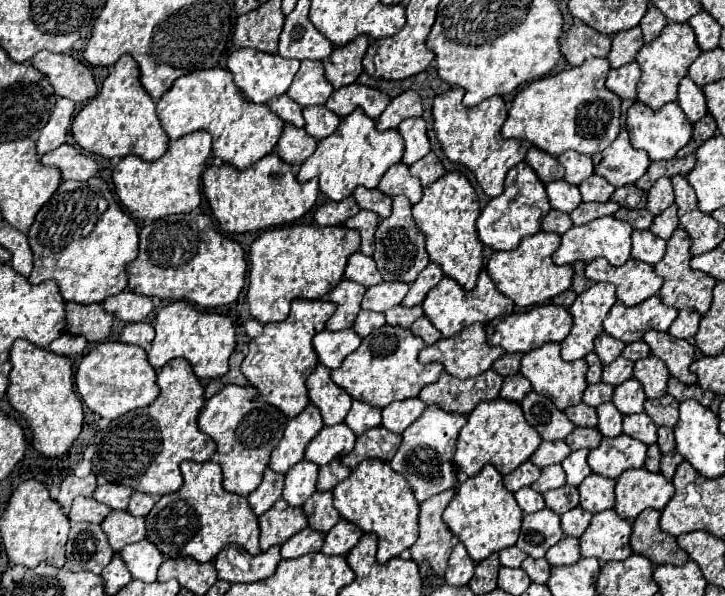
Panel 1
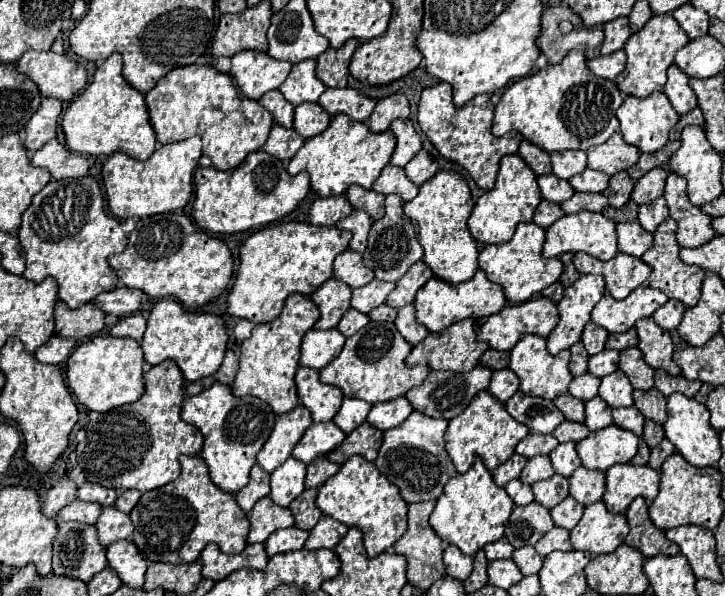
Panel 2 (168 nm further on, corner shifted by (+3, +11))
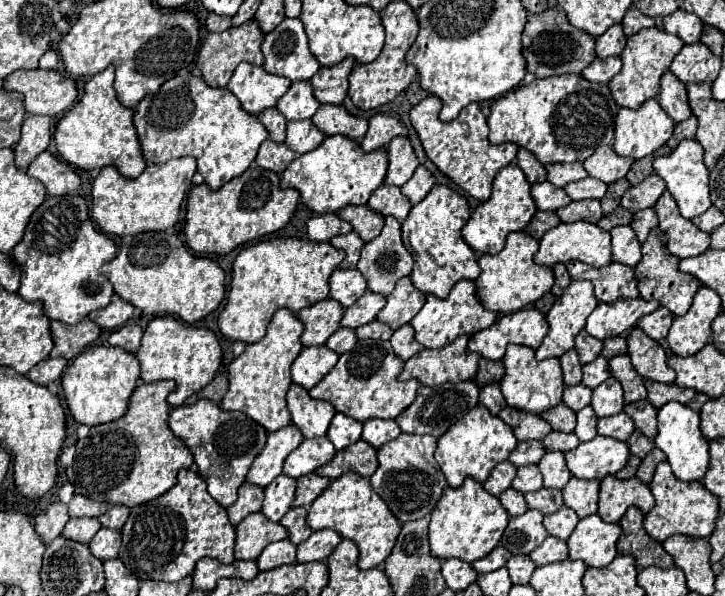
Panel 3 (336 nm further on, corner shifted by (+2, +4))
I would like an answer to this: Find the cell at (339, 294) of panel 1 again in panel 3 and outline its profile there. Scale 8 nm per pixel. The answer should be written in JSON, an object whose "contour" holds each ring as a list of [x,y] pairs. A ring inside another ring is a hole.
{"contour":[[[324,299],[316,305],[310,305],[298,313],[298,319],[304,325],[300,341],[304,347],[324,345],[326,339],[340,327],[344,309],[334,299]]]}

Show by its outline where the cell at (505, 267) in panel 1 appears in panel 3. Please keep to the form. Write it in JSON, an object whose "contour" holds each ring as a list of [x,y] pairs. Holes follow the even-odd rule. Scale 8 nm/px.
{"contour":[[[516,231],[508,235],[506,245],[500,253],[480,257],[478,263],[482,273],[474,283],[476,283],[476,295],[486,309],[494,313],[514,313],[518,309],[528,307],[530,303],[536,303],[542,295],[550,291],[550,287],[554,285],[554,273],[550,267],[536,265],[532,261],[536,251],[538,251],[538,241],[526,235],[524,231]]]}

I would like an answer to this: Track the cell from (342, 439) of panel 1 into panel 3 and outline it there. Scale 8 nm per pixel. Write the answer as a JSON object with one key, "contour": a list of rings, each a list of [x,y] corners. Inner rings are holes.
{"contour":[[[328,437],[304,439],[300,443],[300,447],[294,453],[290,453],[288,459],[284,461],[282,473],[292,479],[298,479],[298,477],[308,475],[314,469],[322,467],[324,463],[328,463],[334,457],[334,453],[336,453],[336,449]]]}

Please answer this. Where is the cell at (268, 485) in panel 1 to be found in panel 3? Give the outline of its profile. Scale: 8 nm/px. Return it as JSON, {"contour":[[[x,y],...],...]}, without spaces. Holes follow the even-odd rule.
{"contour":[[[244,483],[238,491],[238,501],[228,507],[228,517],[232,525],[238,525],[246,515],[260,511],[264,501],[264,489],[258,485]]]}

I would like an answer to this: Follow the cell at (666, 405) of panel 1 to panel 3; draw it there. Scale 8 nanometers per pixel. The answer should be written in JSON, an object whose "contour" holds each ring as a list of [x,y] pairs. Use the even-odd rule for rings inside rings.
{"contour":[[[636,401],[630,405],[624,405],[624,413],[634,421],[636,429],[642,431],[648,439],[656,437],[656,409],[650,401]]]}

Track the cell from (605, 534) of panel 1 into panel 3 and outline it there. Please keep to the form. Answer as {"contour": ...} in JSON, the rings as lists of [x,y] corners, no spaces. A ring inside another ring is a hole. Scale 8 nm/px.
{"contour":[[[588,515],[578,521],[566,541],[570,559],[580,559],[588,567],[606,567],[616,557],[616,541],[620,535],[620,525],[610,525],[598,515]]]}

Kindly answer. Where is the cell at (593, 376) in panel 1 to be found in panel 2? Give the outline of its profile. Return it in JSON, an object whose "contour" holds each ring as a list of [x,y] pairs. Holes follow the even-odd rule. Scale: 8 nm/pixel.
{"contour":[[[577,342],[569,350],[571,350],[571,364],[569,364],[569,368],[571,368],[573,376],[585,374],[587,372],[587,360],[589,360],[589,354],[585,352],[585,346],[581,342]]]}

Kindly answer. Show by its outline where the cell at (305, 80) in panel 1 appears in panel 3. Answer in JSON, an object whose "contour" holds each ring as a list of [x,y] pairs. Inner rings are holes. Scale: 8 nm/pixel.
{"contour":[[[308,81],[292,83],[290,89],[284,93],[284,97],[278,101],[276,109],[288,119],[288,121],[300,121],[310,119],[320,103],[312,95],[312,85]]]}

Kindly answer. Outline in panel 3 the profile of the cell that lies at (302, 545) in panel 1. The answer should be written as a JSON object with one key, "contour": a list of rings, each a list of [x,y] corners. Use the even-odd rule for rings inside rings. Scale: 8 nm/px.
{"contour":[[[288,539],[270,543],[270,547],[266,547],[256,561],[260,571],[268,571],[280,565],[292,565],[292,563],[296,563],[296,545],[292,545]]]}

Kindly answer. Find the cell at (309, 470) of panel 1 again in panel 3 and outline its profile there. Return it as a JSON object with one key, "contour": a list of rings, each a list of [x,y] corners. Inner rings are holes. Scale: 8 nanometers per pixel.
{"contour":[[[278,475],[268,487],[264,487],[264,503],[262,503],[262,513],[278,523],[284,513],[290,509],[294,501],[294,491],[296,491],[296,481],[286,475]]]}

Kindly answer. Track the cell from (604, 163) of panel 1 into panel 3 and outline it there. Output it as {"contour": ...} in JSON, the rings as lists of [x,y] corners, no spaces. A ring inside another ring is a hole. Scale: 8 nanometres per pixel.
{"contour":[[[600,145],[586,161],[584,161],[584,169],[588,171],[590,177],[600,179],[604,183],[614,183],[618,179],[622,179],[630,165],[634,163],[632,157],[620,157],[614,153],[612,147],[608,145]]]}

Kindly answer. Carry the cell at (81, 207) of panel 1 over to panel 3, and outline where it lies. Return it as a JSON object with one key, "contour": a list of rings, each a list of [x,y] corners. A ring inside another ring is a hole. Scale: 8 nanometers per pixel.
{"contour":[[[62,195],[62,197],[48,197],[30,217],[30,223],[24,231],[22,241],[12,249],[12,259],[22,271],[20,279],[20,297],[22,299],[36,299],[42,303],[44,315],[52,321],[60,321],[66,325],[74,325],[82,321],[90,311],[98,307],[106,307],[114,295],[114,287],[110,285],[108,277],[100,275],[100,267],[116,257],[114,241],[104,235],[90,219],[88,205],[80,195]]]}

